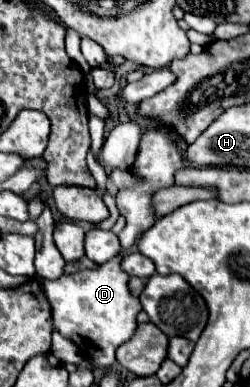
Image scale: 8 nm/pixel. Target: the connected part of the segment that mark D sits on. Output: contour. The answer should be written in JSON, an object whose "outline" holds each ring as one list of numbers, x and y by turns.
{"outline":[[121,253,99,265,97,269,77,271,73,275,63,275,55,281,45,281,41,277,33,277,41,281,45,295,51,303,53,311,53,327,71,339,81,351,83,357,95,359,99,369,109,369,115,363,115,349,125,343,135,327,137,327,137,313,141,311,139,299,129,295,127,281,129,275,119,267]]}

